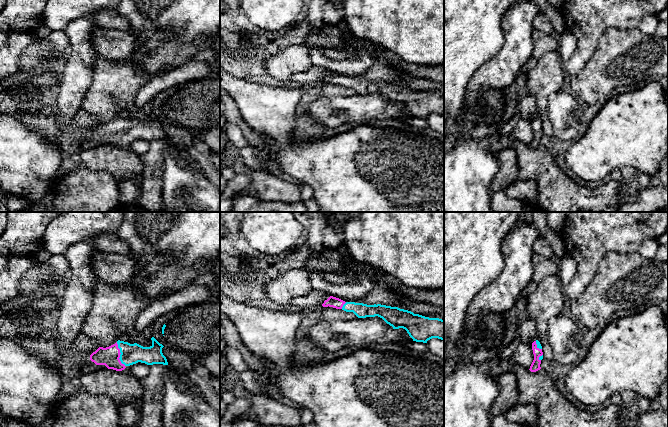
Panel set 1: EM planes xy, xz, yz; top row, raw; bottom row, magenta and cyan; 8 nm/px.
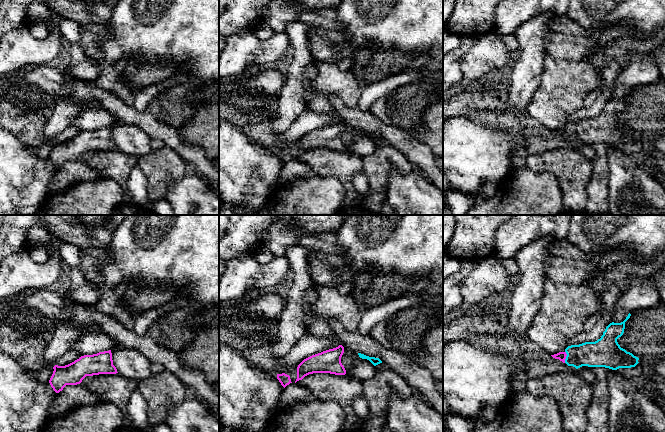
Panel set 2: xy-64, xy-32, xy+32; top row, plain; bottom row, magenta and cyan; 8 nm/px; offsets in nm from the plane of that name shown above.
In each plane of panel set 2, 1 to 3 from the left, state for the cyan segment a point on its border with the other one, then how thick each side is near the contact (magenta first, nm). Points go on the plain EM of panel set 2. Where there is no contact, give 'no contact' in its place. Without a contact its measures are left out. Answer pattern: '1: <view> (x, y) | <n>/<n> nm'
1: no contact
2: no contact
3: xy+32 (565, 133) | 70/200 nm

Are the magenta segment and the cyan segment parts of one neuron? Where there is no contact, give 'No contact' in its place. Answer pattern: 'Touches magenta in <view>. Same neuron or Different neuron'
Touches magenta in xy. Same neuron

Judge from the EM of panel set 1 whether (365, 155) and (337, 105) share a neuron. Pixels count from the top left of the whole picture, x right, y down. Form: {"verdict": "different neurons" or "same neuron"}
{"verdict": "different neurons"}

